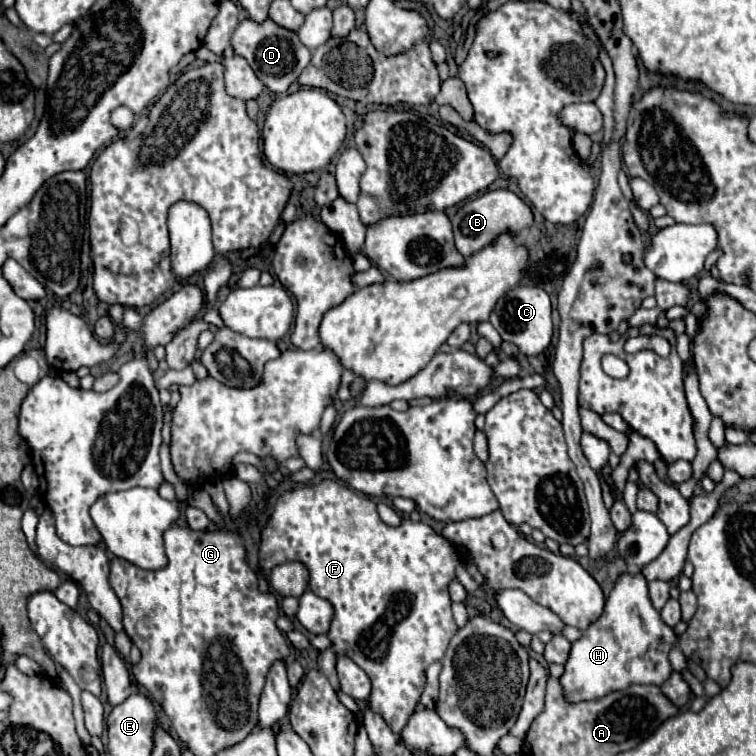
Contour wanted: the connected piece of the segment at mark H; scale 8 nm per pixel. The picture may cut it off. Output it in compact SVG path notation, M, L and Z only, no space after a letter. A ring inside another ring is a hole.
M623 574L611 590L601 618L571 646L565 672L559 678L563 698L571 704L589 702L599 700L609 692L625 690L631 684L659 684L667 680L671 672L667 652L673 640L673 630L659 618L659 612L647 598L647 580L641 574ZM649 670L661 672L657 674L659 678L647 678Z

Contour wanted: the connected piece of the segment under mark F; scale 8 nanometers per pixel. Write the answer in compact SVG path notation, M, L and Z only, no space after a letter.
M323 480L319 484L307 484L307 486L297 486L295 490L289 490L285 492L277 504L275 504L275 510L273 510L273 516L267 524L267 528L263 530L263 536L261 536L261 550L259 550L259 560L261 560L261 568L263 570L271 570L273 566L277 564L283 564L283 562L289 562L289 560L297 560L297 562L303 562L307 568L309 568L309 574L311 574L311 580L309 580L309 588L329 600L333 606L335 606L335 618L331 622L331 630L329 630L329 640L333 642L333 646L329 650L325 650L323 654L319 654L319 668L323 670L323 674L331 680L331 684L335 688L339 688L339 680L335 676L335 658L337 654L347 654L355 660L355 664L359 668L365 670L365 674L371 678L371 696L369 696L369 710L373 710L375 714L379 714L387 726L391 728L393 734L399 734L403 730L403 726L407 724L409 716L415 712L415 706L419 704L419 698L423 694L423 688L425 688L425 670L429 664L433 662L439 662L443 656L445 656L445 650L449 646L449 640L453 638L453 634L457 632L457 624L453 620L453 614L451 614L451 598L449 598L449 592L447 592L447 584L451 580L455 580L455 568L461 564L459 560L459 554L455 552L455 548L441 536L437 534L433 528L429 528L427 524L421 524L421 522L411 522L409 518L403 518L401 526L397 528L391 528L387 526L379 514L377 514L377 506L371 498L363 496L363 494L357 494L355 490L347 488L347 486L341 486L337 484L335 480Z

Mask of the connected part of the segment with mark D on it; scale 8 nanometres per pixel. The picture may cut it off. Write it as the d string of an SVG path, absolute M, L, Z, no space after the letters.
M249 18L239 22L235 34L231 36L231 46L235 54L243 56L249 62L257 78L277 94L287 92L287 88L297 80L301 70L311 60L311 52L299 42L297 34L291 30L283 30L281 26L275 26L275 22L271 22L269 18L267 22L263 22L263 26L259 26L257 22L251 22Z

